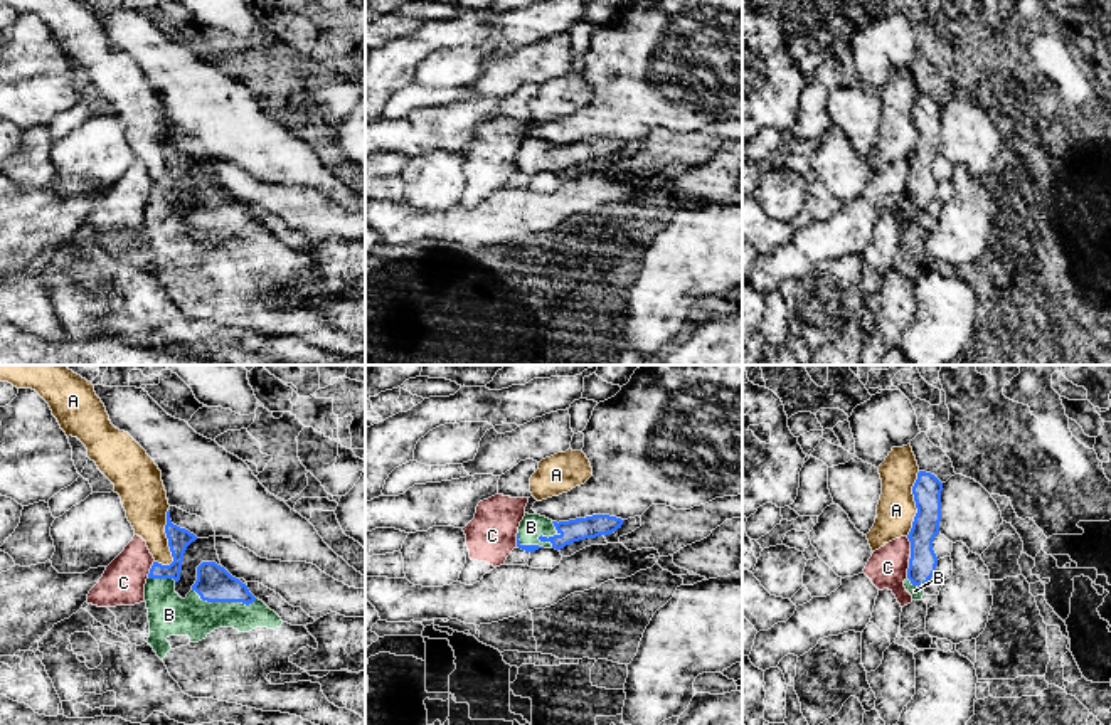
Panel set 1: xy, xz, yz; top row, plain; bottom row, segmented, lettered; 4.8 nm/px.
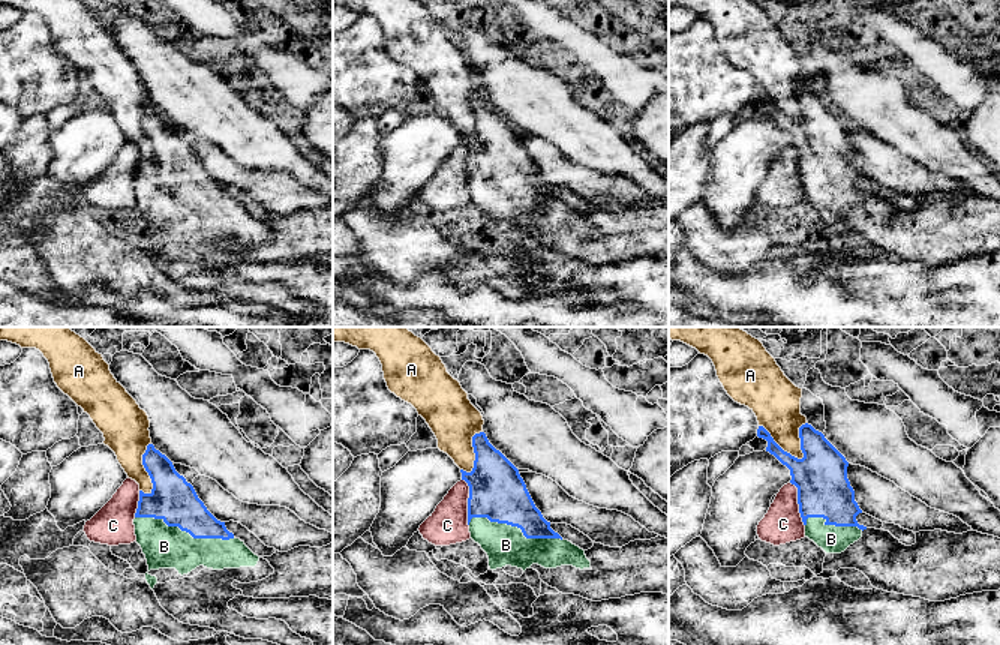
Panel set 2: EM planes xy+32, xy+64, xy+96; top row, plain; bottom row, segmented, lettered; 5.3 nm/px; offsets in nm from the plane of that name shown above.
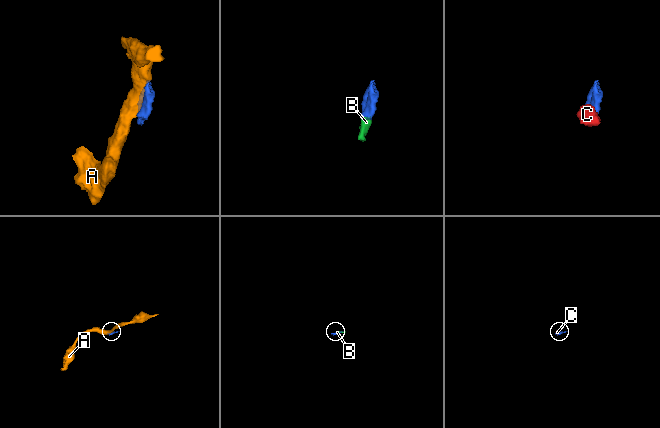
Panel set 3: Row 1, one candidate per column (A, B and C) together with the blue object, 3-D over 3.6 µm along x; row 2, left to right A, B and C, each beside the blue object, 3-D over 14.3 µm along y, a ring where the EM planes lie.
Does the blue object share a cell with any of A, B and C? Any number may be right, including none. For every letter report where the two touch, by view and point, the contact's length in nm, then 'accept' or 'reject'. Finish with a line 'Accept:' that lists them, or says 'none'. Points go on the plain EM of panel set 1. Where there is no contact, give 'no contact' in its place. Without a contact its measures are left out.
A: xy (169, 164) | 280 nm | reject
B: xy (224, 224) | 320 nm | accept
C: yz (911, 180) | 200 nm | reject
Accept: B

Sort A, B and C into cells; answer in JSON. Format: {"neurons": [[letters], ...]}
{"neurons": [["A"], ["B"], ["C"]]}

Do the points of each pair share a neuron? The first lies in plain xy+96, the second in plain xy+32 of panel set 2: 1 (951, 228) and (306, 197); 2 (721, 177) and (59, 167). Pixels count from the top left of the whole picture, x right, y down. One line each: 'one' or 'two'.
1: two
2: one

